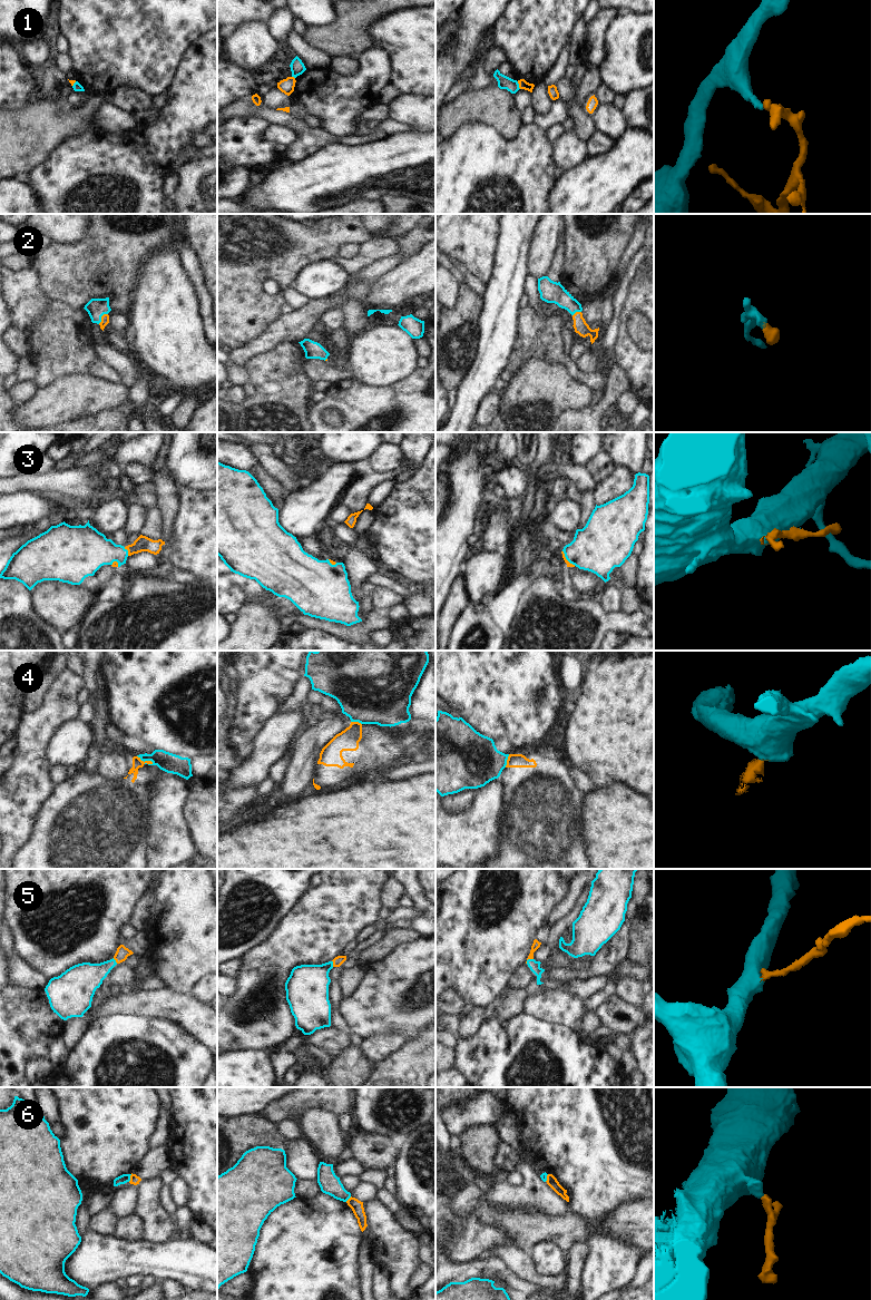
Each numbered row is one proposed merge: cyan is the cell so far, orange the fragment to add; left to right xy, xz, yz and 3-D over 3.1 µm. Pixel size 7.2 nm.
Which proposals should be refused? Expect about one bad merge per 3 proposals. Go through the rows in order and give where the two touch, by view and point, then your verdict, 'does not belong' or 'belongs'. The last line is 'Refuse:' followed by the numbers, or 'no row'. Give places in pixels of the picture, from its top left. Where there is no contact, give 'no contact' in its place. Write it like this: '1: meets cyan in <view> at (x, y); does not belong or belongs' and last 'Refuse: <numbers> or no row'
1: meets cyan in yz at (518, 85); does not belong
2: meets cyan in xy at (100, 318); belongs
3: meets cyan in xy at (127, 551); belongs
4: meets cyan in xy at (145, 760); does not belong
5: meets cyan in yz at (528, 959); belongs
6: meets cyan in xy at (129, 1178); does not belong
Refuse: 1, 4, 6

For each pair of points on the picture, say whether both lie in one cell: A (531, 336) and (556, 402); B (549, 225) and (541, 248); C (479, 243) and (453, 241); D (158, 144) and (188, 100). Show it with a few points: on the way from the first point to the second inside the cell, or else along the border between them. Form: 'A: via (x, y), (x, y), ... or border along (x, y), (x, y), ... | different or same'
A: border along (566, 365), (529, 357), (517, 371) | different
B: via (547, 231), (544, 243) | same
C: via (472, 241), (460, 241) | same
D: via (169, 133), (186, 111) | same

